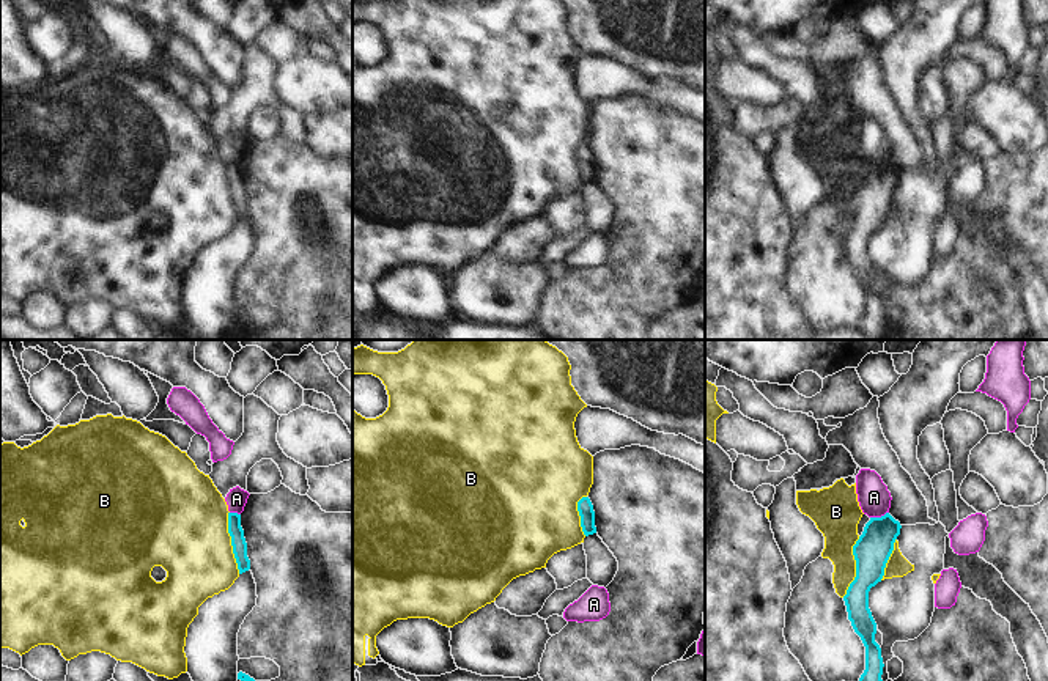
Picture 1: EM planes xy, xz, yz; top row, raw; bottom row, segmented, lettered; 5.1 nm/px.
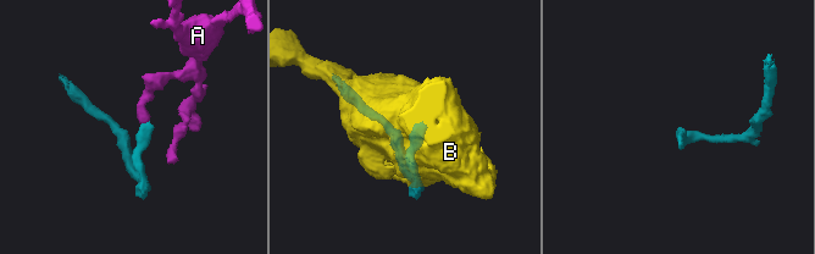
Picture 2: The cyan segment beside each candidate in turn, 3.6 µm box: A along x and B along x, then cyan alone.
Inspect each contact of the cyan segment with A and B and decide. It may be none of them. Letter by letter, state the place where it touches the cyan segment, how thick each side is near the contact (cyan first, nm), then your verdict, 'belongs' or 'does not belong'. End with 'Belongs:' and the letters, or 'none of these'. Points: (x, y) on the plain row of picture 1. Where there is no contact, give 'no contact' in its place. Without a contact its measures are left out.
A: yz (878, 165) | 190/160 nm | does not belong
B: xy (232, 191) | 80/440 nm | does not belong
Belongs: none of these

